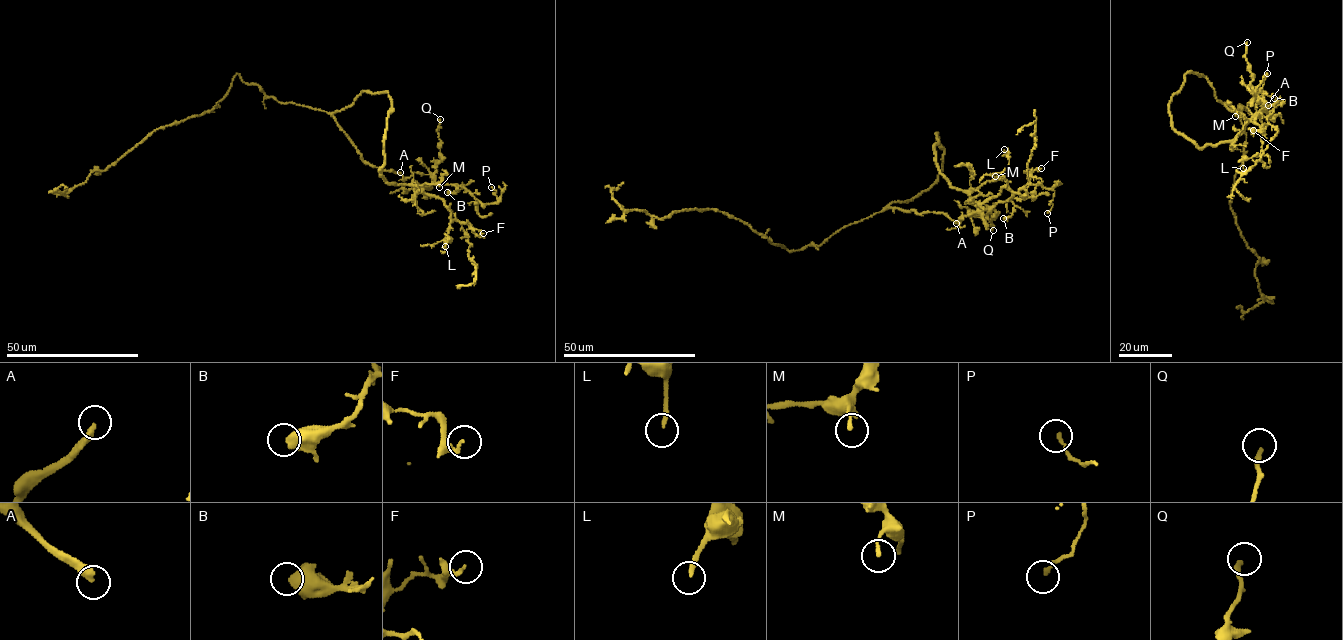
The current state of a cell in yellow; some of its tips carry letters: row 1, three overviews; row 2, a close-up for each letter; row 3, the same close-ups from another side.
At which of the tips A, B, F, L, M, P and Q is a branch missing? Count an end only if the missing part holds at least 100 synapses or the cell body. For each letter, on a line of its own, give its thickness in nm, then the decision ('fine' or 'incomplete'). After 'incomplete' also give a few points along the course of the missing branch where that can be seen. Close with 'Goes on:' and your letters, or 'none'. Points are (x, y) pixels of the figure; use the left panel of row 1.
A: calibre 340 nm; incomplete; course (400, 172), (405, 174), (433, 164), (451, 175), (451, 171), (476, 176), (486, 172), (490, 156)
B: calibre 600 nm; fine
F: calibre 200 nm; fine
L: calibre 180 nm; fine
M: calibre 150 nm; fine
P: calibre 150 nm; fine
Q: calibre 220 nm; fine
Goes on: A

